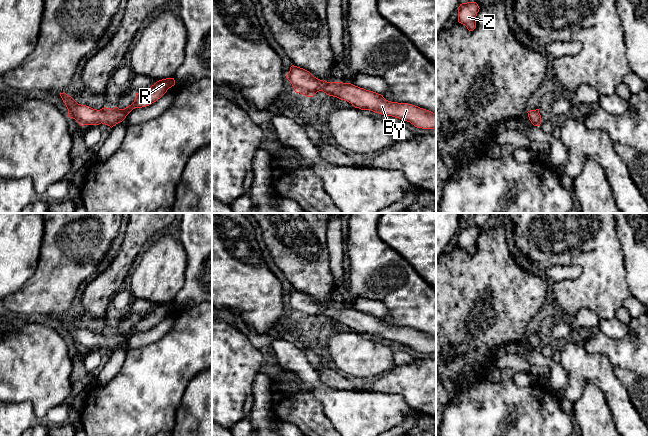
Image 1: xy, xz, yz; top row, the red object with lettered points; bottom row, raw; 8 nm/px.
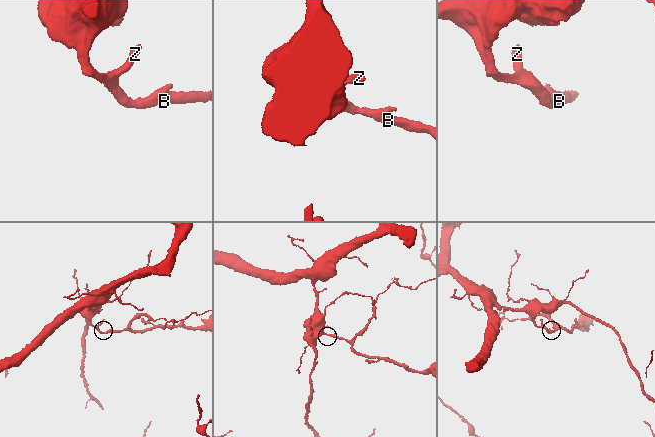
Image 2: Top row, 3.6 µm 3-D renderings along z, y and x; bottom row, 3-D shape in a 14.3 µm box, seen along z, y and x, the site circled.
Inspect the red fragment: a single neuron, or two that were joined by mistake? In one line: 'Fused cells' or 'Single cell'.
Fused cells

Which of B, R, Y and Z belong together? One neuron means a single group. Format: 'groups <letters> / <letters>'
groups B R Y / Z

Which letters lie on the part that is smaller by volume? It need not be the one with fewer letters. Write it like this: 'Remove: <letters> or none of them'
Remove: B, R, Y

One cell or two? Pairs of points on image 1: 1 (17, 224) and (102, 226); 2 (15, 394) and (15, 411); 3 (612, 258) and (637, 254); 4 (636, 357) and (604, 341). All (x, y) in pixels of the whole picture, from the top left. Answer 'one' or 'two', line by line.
1: two
2: two
3: two
4: one

